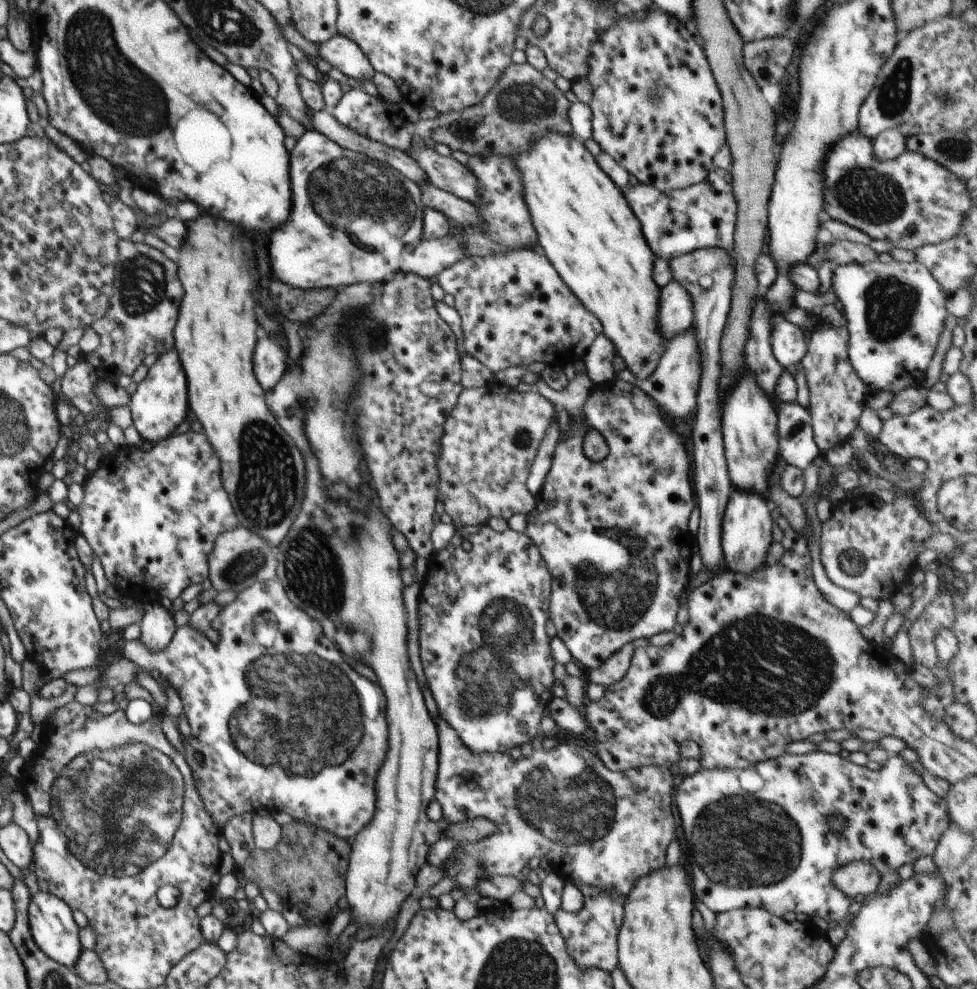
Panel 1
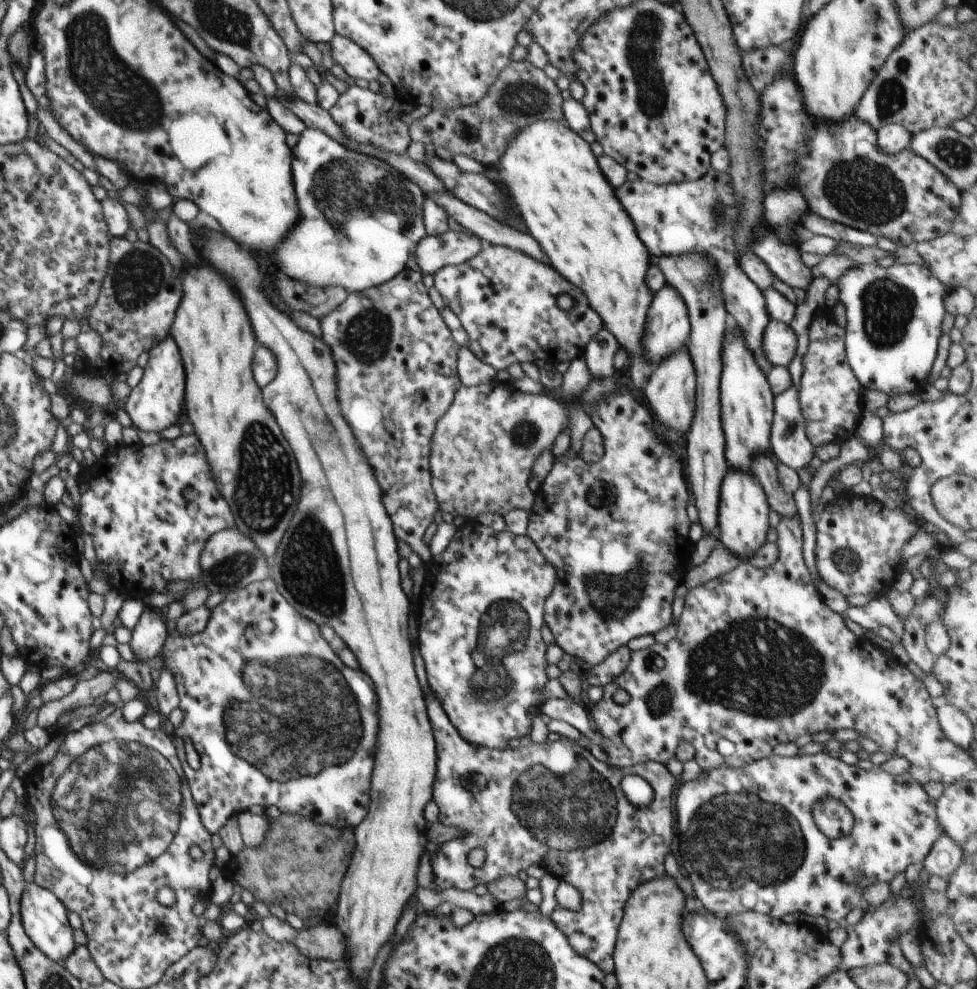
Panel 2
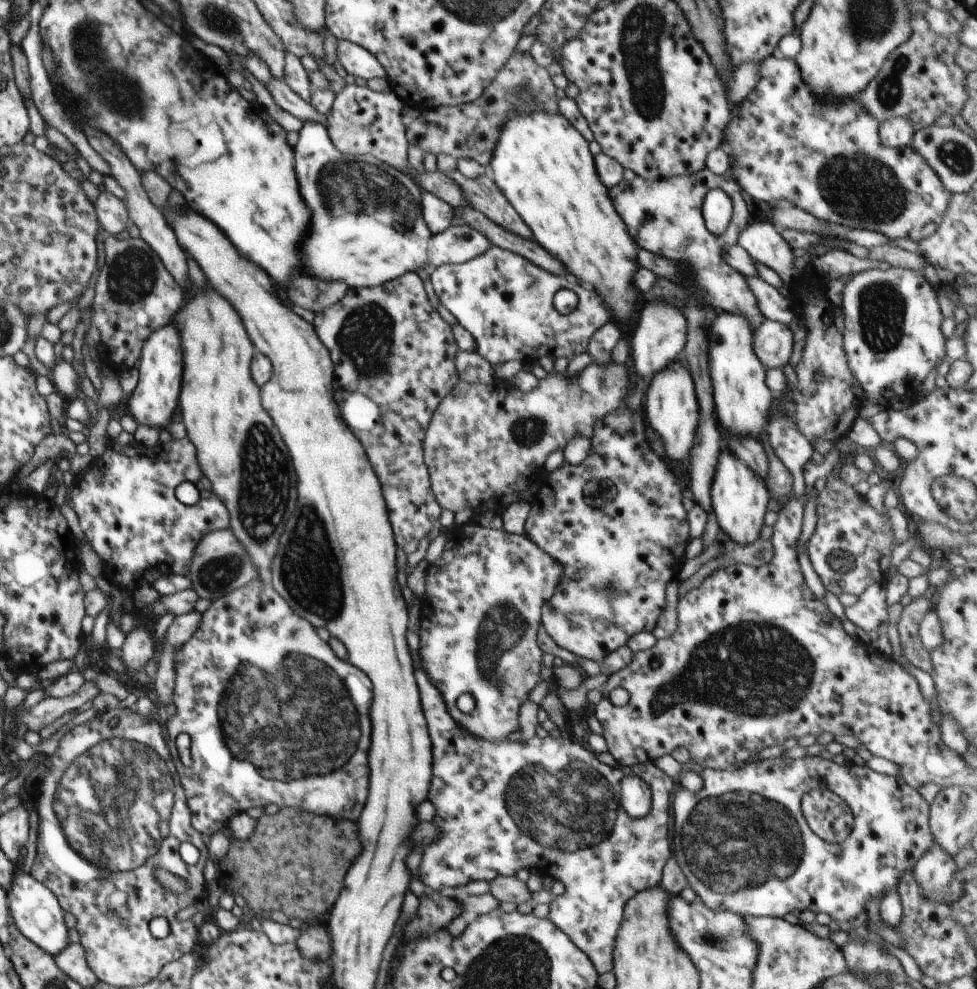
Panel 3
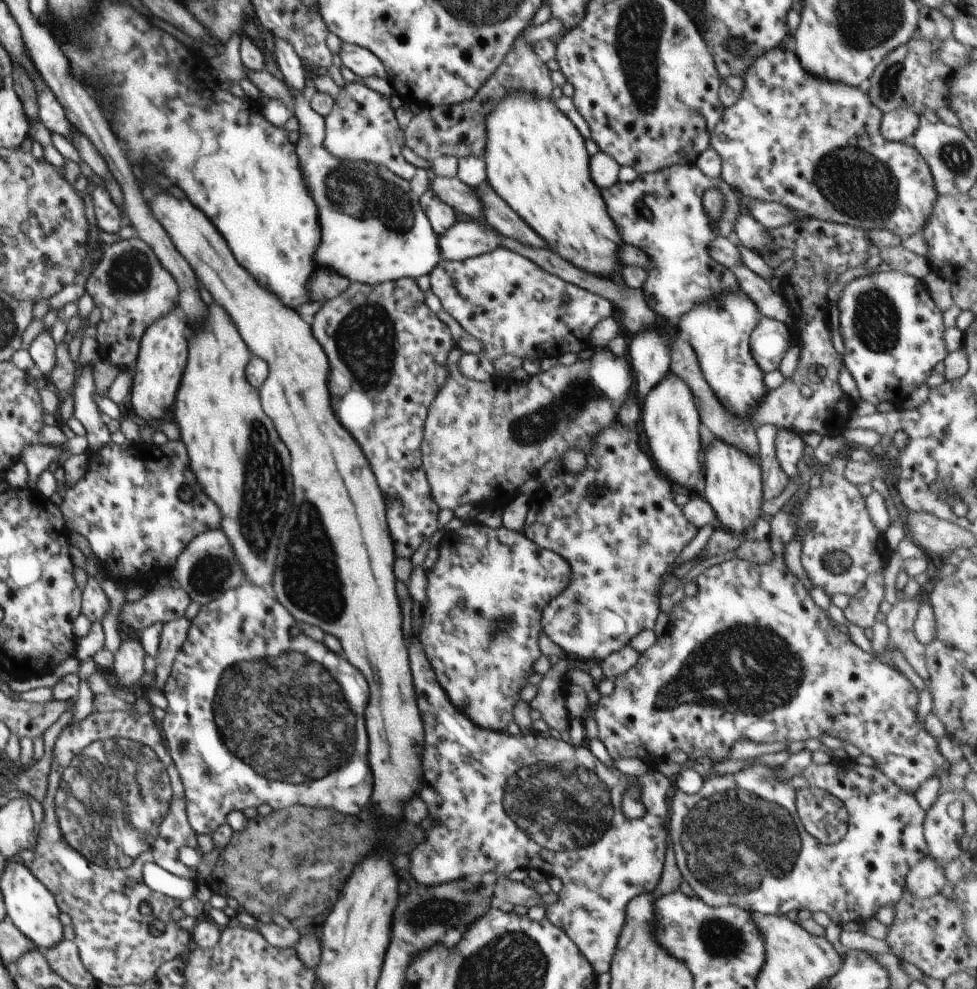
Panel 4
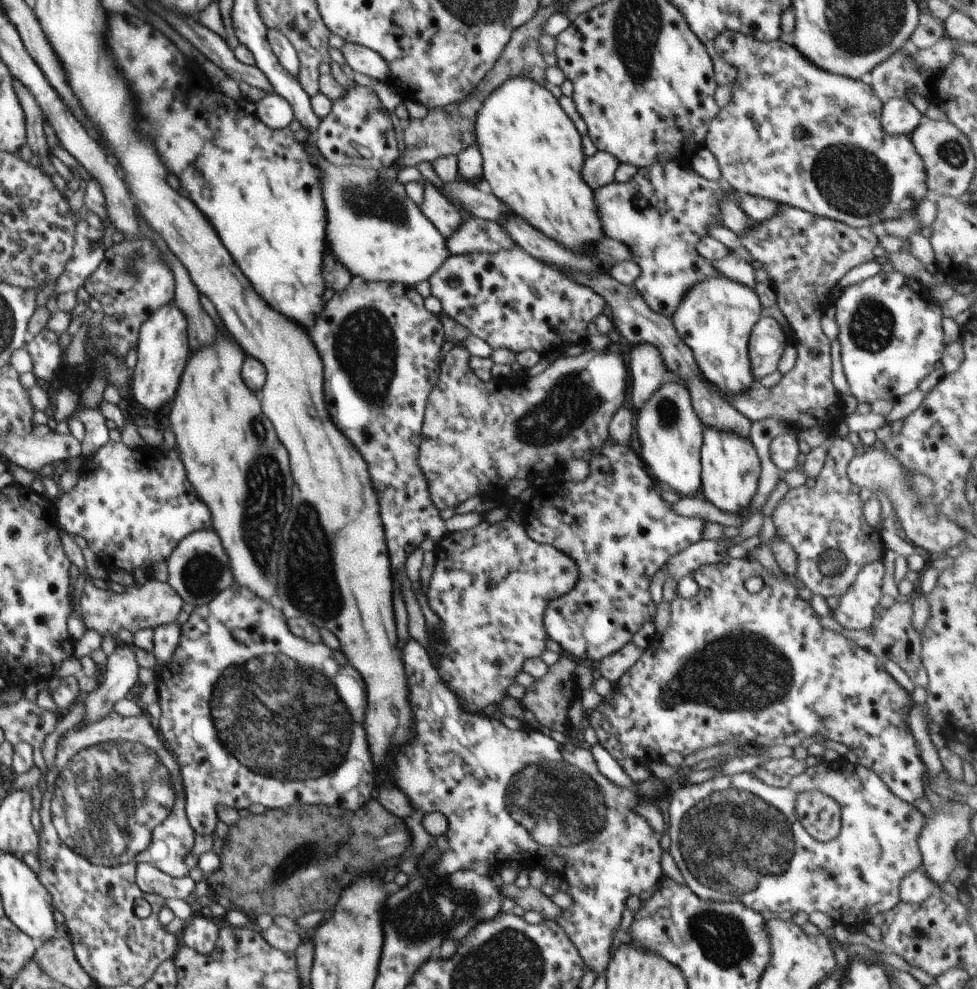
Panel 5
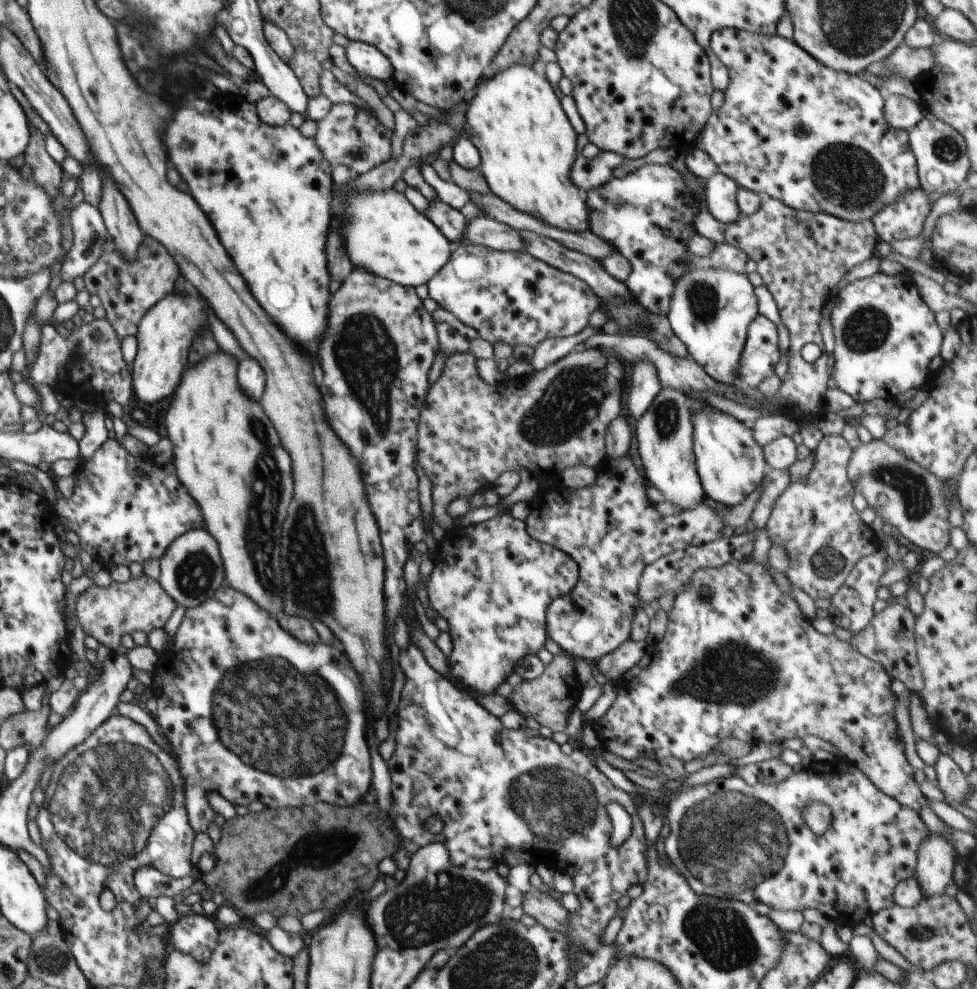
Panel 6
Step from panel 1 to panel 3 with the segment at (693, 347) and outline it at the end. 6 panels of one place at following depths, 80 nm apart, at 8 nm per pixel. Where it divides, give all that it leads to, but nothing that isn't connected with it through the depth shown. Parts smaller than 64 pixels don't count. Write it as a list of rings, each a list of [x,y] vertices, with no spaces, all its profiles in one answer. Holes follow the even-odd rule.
[[[676,360],[654,376],[644,395],[642,410],[646,421],[664,440],[666,454],[678,462],[688,464],[692,445],[695,444],[699,406],[697,396],[694,394],[694,380],[682,362]]]

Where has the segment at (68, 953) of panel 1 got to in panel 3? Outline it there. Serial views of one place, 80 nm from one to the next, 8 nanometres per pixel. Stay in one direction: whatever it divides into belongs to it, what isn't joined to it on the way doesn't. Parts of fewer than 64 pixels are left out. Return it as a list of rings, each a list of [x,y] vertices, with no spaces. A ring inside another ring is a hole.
[[[20,865],[17,874],[13,876],[12,886],[6,892],[11,912],[10,921],[14,922],[30,942],[53,957],[60,954],[71,943],[68,938],[68,927],[64,923],[66,912],[61,907],[57,896],[33,876],[21,870]]]

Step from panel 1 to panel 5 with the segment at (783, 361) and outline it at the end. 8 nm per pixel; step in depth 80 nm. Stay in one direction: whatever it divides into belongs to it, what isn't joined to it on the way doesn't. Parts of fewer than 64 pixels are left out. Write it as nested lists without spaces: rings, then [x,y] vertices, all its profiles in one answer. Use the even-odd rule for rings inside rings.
[[[766,314],[752,326],[748,360],[754,380],[762,380],[777,371],[779,360],[787,345],[786,338],[780,324]]]

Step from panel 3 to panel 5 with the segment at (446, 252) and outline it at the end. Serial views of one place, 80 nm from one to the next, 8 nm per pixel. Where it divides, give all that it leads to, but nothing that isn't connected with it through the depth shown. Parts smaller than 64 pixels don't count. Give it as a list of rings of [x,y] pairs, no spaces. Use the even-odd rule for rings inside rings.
[[[467,216],[459,230],[452,234],[452,238],[445,240],[448,252],[453,256],[476,252],[496,253],[517,247],[512,236],[498,222],[471,216]]]

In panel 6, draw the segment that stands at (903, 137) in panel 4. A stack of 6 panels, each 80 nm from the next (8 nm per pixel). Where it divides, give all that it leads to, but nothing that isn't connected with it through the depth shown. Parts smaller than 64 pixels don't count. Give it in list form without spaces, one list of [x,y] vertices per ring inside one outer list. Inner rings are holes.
[[[898,94],[886,95],[883,114],[886,122],[892,128],[908,132],[914,129],[914,126],[922,118],[925,118],[922,115],[922,105],[906,96],[899,96]]]

